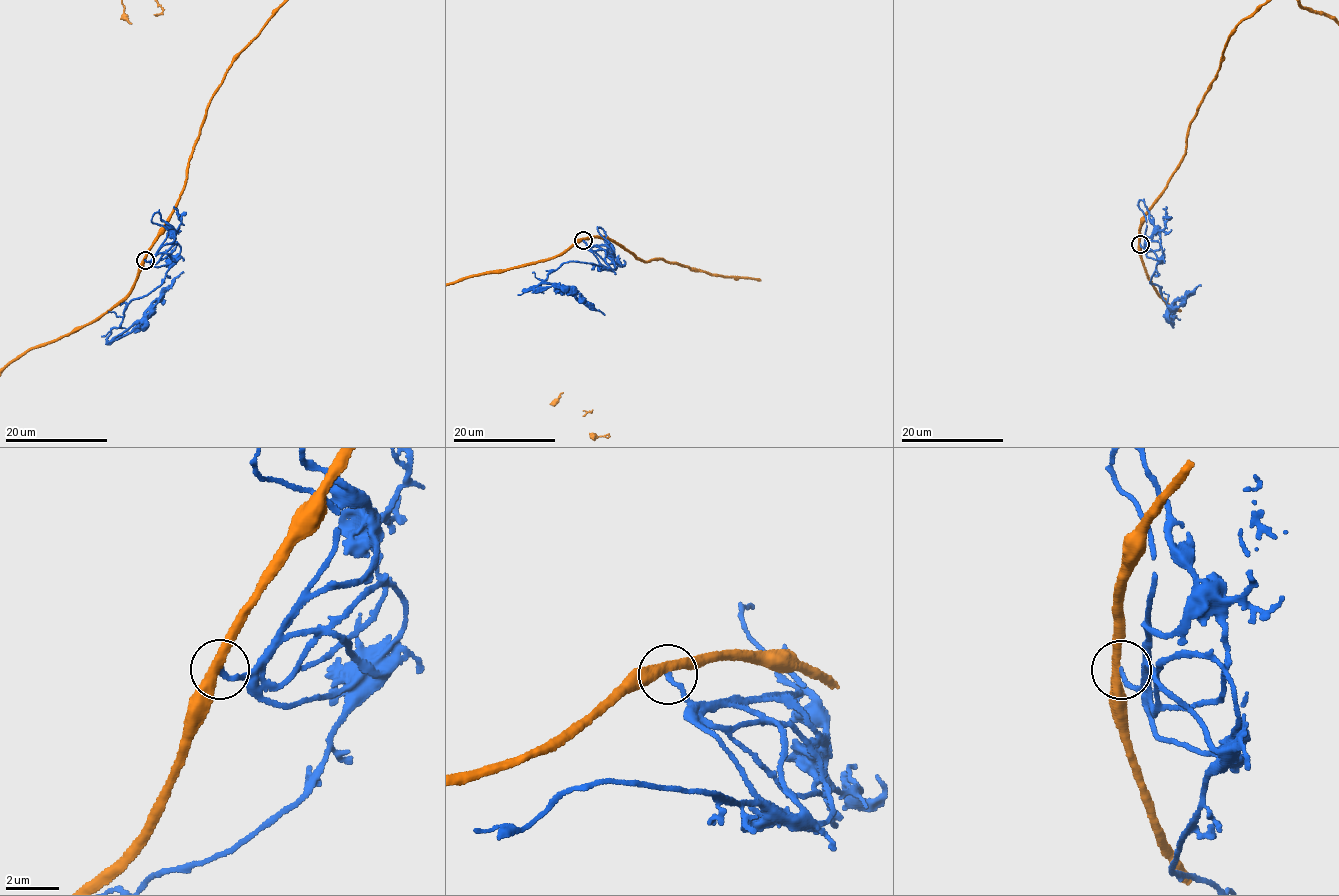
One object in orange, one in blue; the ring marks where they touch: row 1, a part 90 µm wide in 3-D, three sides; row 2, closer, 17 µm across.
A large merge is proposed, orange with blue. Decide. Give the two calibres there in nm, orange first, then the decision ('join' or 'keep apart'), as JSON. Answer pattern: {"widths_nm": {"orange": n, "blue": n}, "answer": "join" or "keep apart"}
{"widths_nm": {"orange": 340, "blue": 180}, "answer": "keep apart"}

